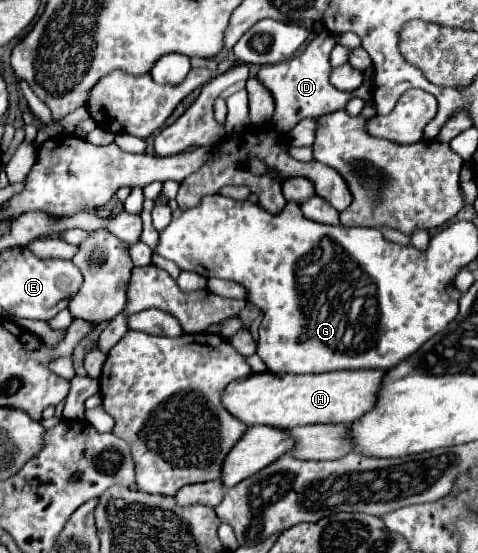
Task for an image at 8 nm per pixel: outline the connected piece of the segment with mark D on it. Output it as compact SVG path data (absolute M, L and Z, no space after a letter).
M322 32L322 42L312 40L304 52L300 52L298 56L290 58L290 62L286 62L284 70L280 66L282 62L278 62L274 66L262 66L260 68L258 78L272 92L274 102L276 102L276 112L274 112L272 124L276 130L280 130L280 134L288 136L290 130L304 118L318 118L322 114L330 114L334 110L340 110L352 98L362 98L364 102L368 102L372 98L368 84L362 84L358 90L352 90L352 92L336 90L330 84L330 72L332 72L330 52L332 52L334 44L336 44L334 34Z

